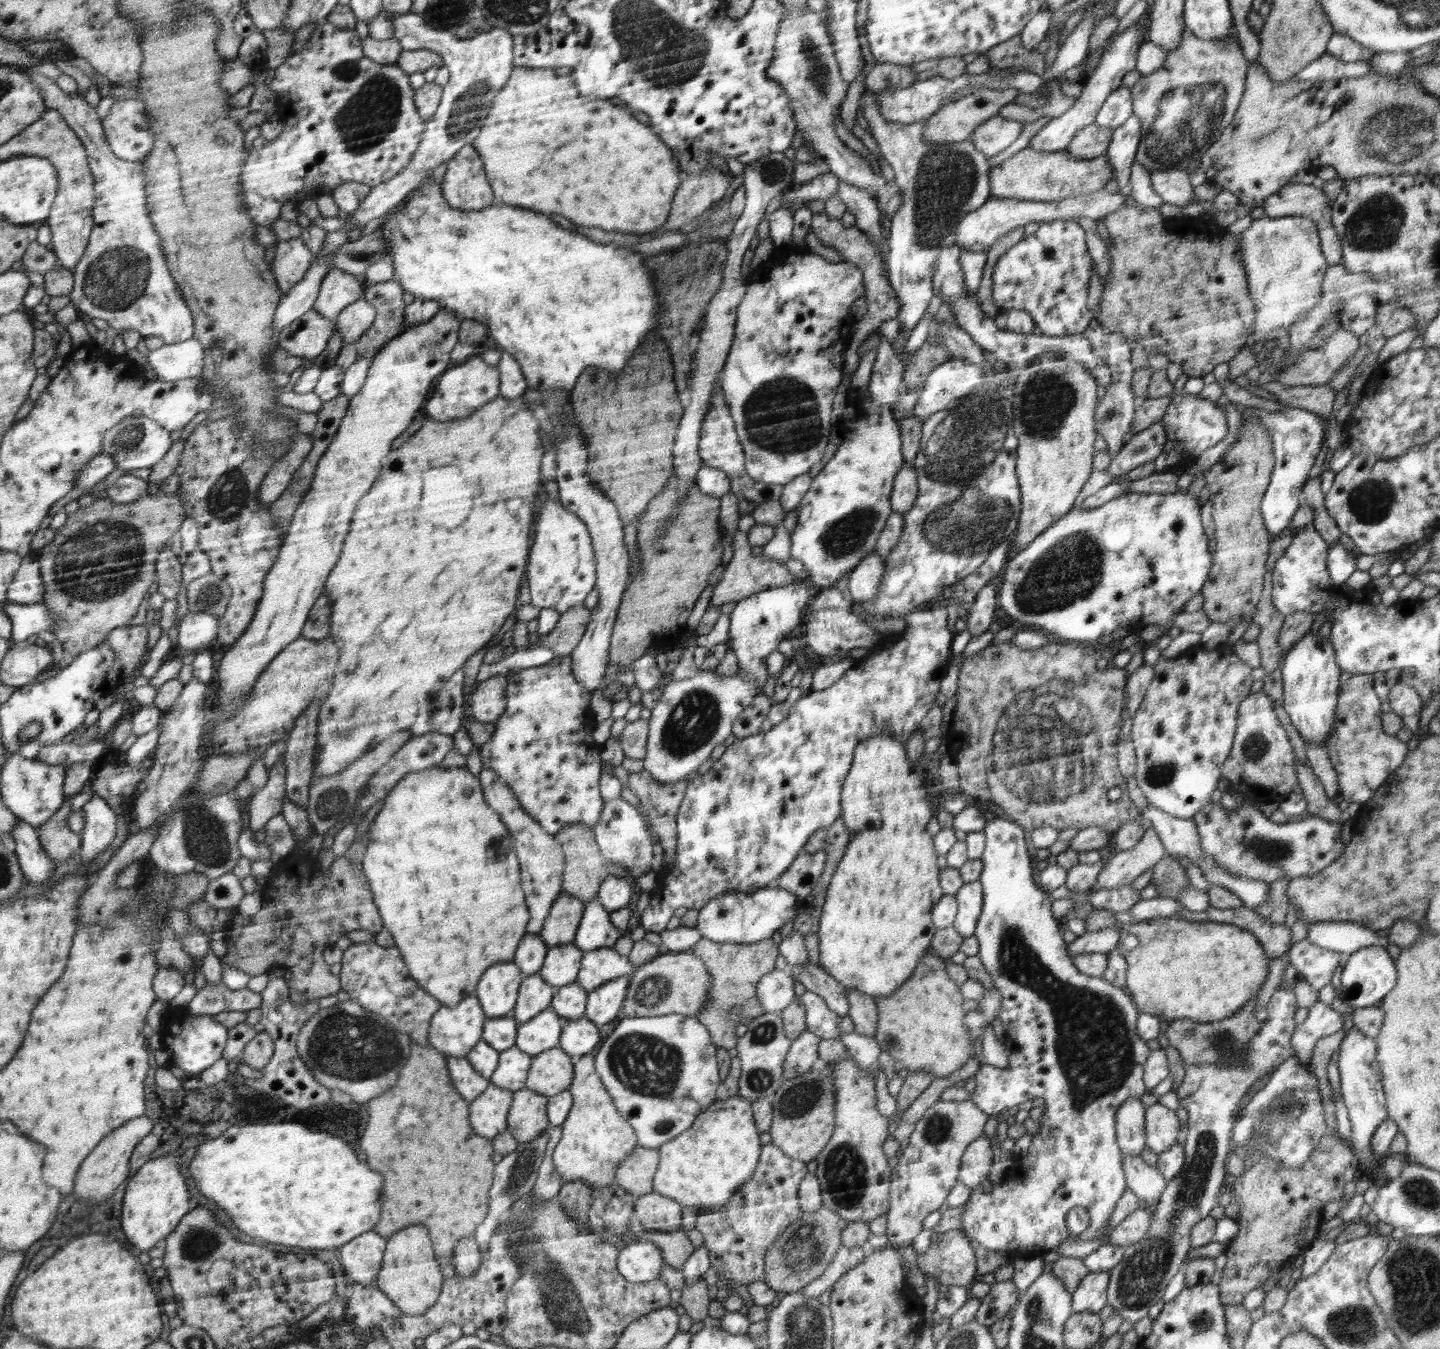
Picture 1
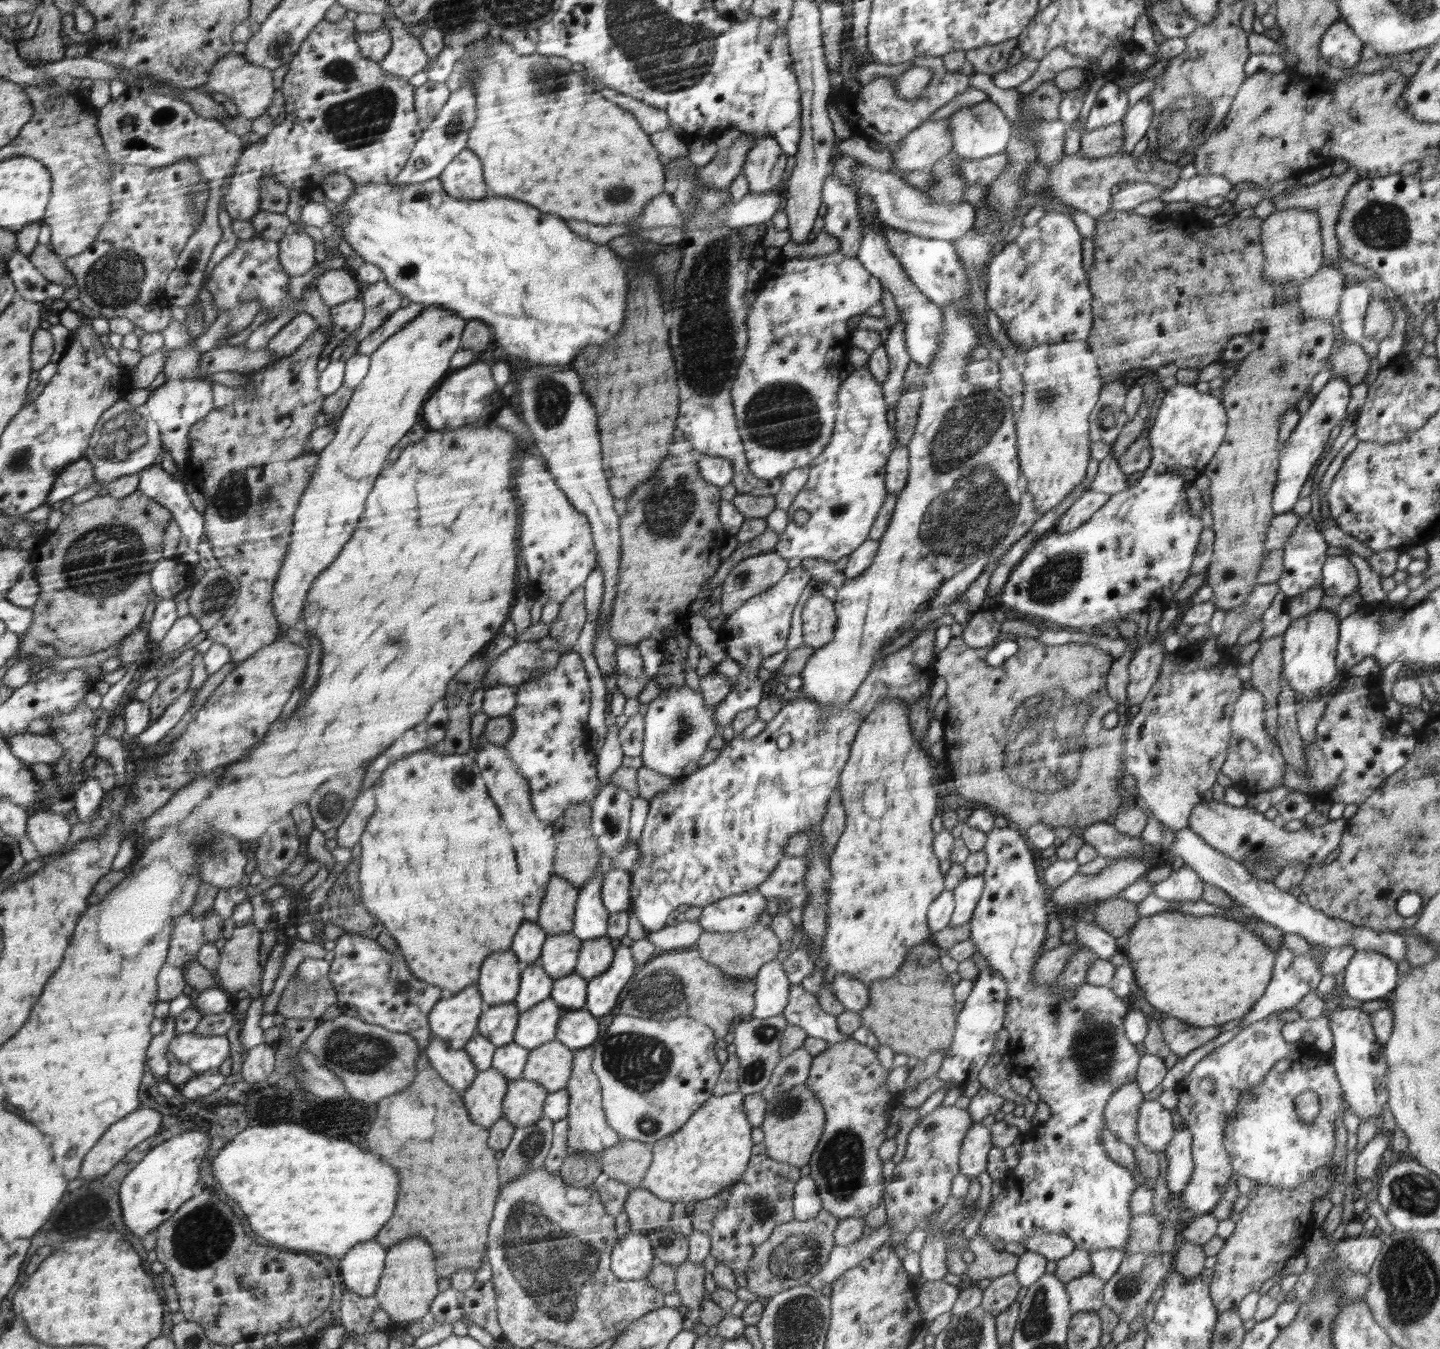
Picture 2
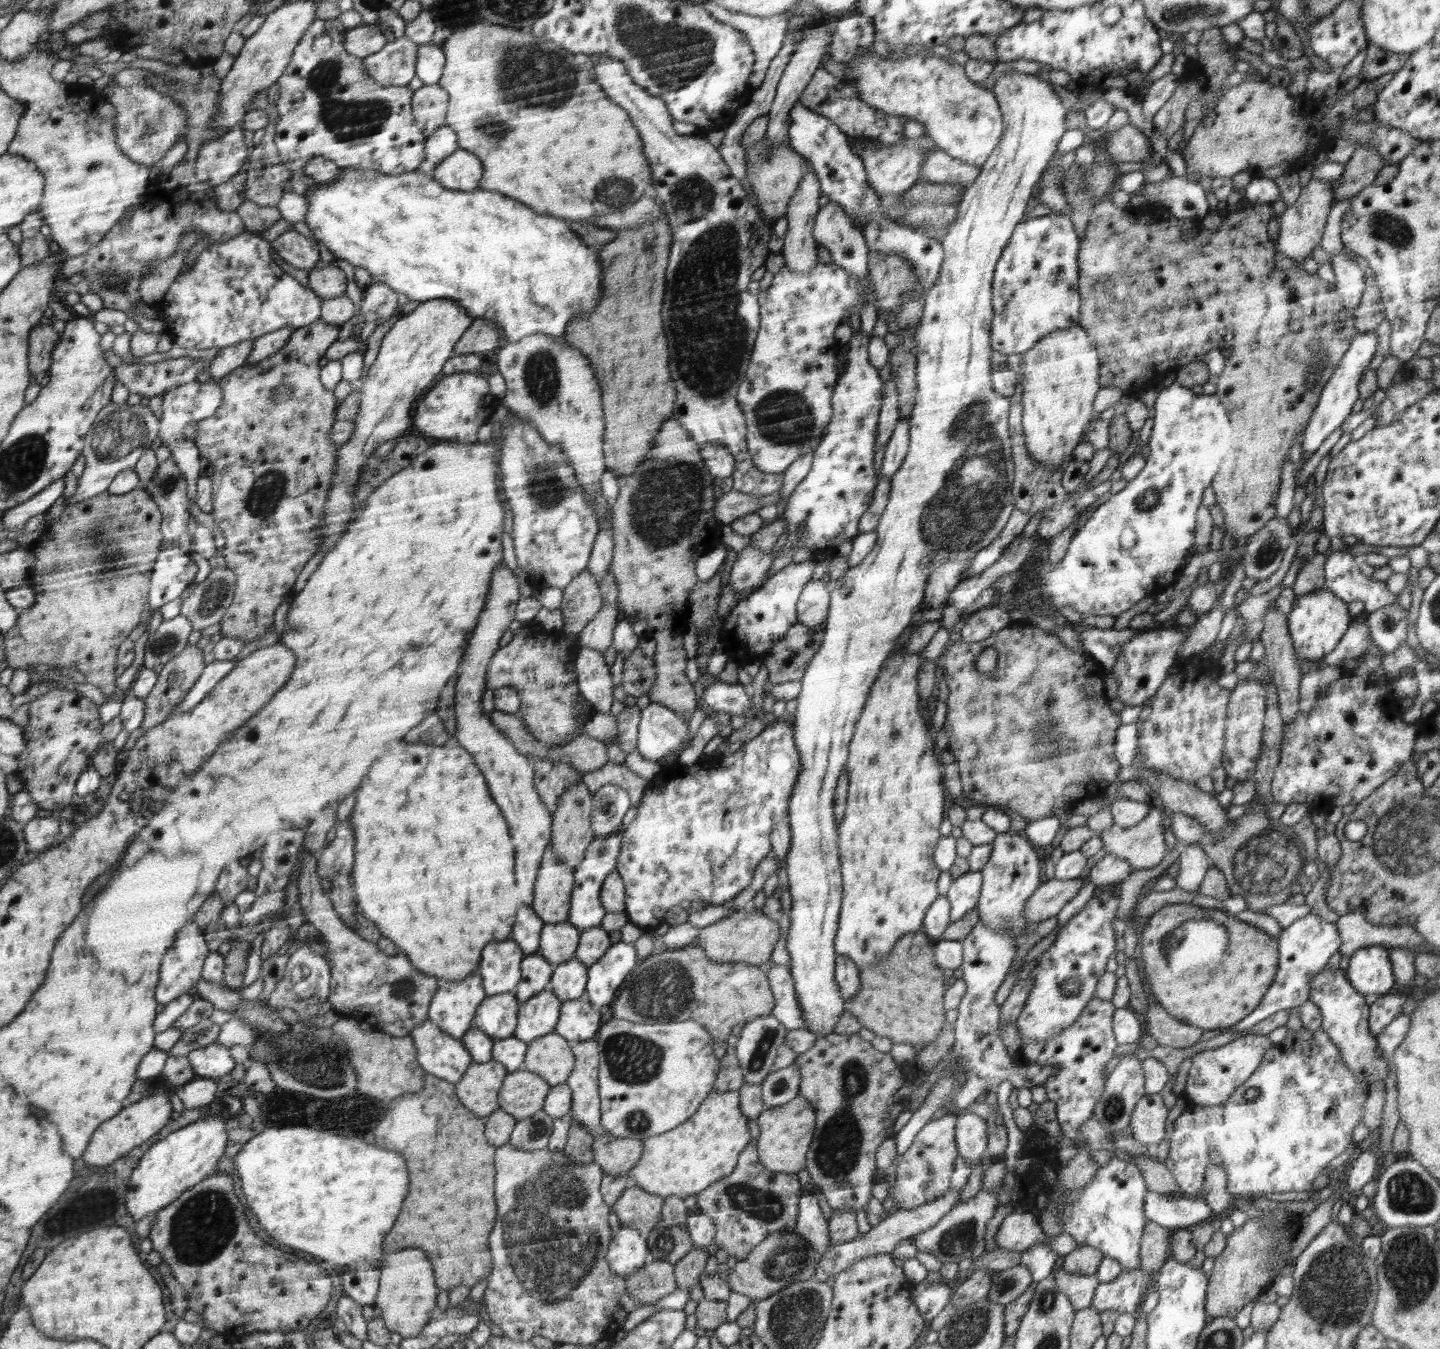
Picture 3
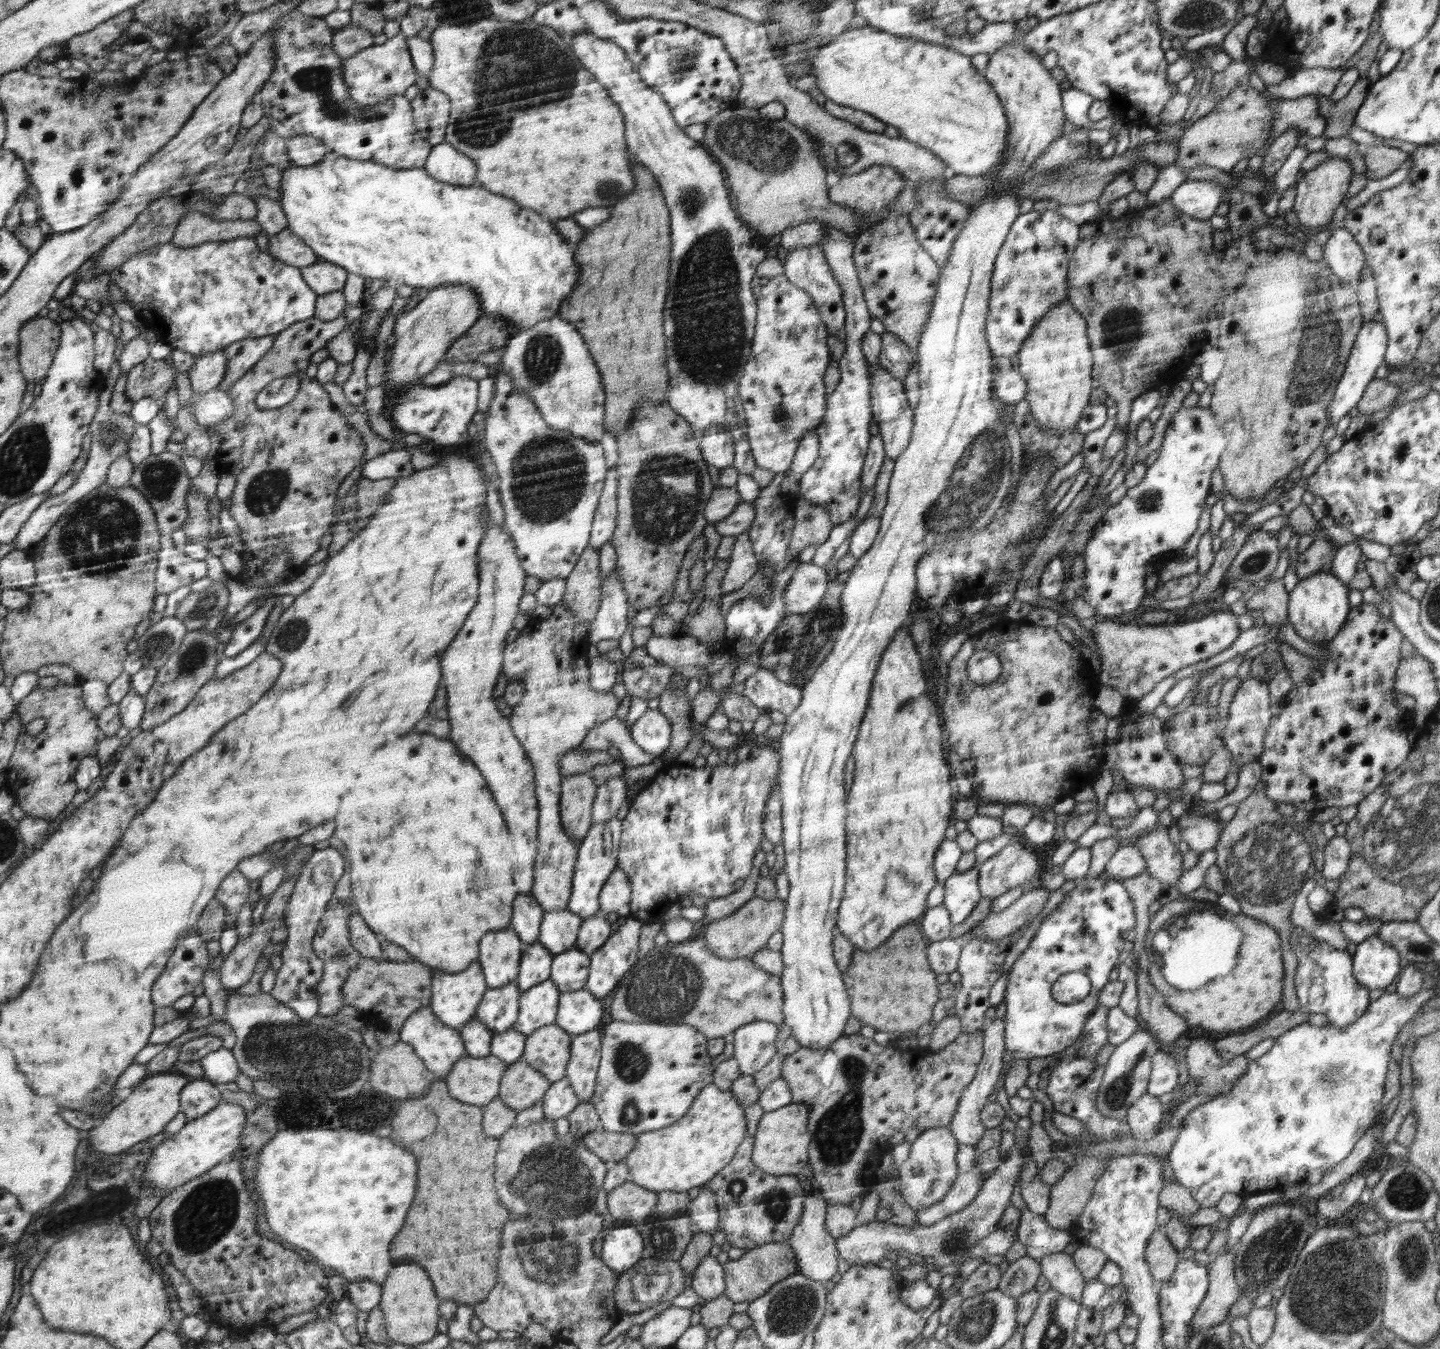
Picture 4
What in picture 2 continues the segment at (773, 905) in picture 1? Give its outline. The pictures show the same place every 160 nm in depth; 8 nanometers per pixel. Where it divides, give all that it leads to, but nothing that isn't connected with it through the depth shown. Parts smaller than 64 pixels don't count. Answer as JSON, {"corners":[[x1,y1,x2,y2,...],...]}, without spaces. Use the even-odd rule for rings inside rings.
{"corners":[[757,890,748,891,703,907,697,923,706,932,732,934,759,922,758,917,766,909,766,897]]}

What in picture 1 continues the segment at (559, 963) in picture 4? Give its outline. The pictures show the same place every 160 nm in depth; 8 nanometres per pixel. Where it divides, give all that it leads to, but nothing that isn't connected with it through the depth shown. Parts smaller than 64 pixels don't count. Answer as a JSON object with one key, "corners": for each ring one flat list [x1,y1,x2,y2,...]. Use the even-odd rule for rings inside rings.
{"corners":[[574,981,565,987,558,987,558,992,552,997,550,1008,553,1008,562,1020,580,1019,585,1014,585,1006,589,993]]}

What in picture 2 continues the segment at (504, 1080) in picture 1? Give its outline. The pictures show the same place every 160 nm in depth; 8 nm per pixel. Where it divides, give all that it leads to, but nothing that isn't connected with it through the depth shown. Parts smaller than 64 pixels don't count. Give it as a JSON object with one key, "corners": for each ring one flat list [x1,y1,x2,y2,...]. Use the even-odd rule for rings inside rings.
{"corners":[[512,1042,504,1047,497,1047,492,1066,506,1076,507,1080,520,1079,524,1077,528,1055,529,1048]]}

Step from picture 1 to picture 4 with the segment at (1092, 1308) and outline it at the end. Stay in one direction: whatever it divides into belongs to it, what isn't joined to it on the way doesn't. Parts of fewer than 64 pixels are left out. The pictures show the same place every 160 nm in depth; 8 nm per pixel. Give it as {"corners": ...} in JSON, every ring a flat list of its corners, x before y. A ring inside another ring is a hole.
{"corners":[[1060,1251,1043,1256,1038,1261,1041,1264,1042,1276,1050,1281,1051,1288,1063,1296,1080,1302,1086,1280,1070,1255]]}

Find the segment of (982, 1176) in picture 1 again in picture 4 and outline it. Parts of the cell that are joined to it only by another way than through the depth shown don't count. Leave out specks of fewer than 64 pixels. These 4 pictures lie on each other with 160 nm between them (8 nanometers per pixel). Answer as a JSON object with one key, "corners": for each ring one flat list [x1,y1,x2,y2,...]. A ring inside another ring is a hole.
{"corners":[[1005,1019,990,1020,984,1031,985,1058,982,1059,976,1078,973,1079,973,1082,969,1084,964,1094,962,1094,957,1112,948,1126,953,1131,953,1135,957,1137,958,1144,967,1144,968,1146,976,1146,988,1130,981,1120,981,1112,987,1106,988,1096,994,1092,1000,1070,1005,1065,1005,1062,1002,1061,1005,1051]]}

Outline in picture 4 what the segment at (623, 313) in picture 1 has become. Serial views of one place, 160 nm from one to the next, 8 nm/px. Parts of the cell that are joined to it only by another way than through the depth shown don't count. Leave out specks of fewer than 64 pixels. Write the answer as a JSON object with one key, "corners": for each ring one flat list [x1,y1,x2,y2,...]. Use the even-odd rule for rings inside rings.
{"corners":[[327,152,319,163,312,166,295,165,291,162,291,165,283,170,283,177,278,190,282,194,280,206,288,221,287,228,310,245,310,248,313,249,320,260,338,264,341,268,346,269,349,274,353,273,371,279,384,278,389,285,395,287,407,284,414,287,414,290,419,288,420,293,426,293,446,283,460,283,469,286,479,296,483,314,511,320,519,326,519,330,528,330,536,323,558,314,560,304,572,294,580,276,576,246,573,246,569,240,562,237,558,230,553,229,552,222,544,220,542,216,536,216,536,212,530,210,530,208,520,210,520,206,516,202,512,202,510,198,498,196,498,194,494,194,494,192,490,192,489,189,482,188,476,183,472,185,453,185,436,180,426,172,425,168,388,168,385,164,377,163,374,160,352,160,335,152]]}

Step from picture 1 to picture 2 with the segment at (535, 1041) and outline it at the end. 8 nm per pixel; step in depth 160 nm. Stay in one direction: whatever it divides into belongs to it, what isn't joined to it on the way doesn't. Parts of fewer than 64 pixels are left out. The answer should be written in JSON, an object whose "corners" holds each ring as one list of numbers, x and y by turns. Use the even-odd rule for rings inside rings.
{"corners":[[546,997,531,1009,526,1009,521,1014,514,1042,535,1049,554,1040,562,1013,562,1008,552,997]]}

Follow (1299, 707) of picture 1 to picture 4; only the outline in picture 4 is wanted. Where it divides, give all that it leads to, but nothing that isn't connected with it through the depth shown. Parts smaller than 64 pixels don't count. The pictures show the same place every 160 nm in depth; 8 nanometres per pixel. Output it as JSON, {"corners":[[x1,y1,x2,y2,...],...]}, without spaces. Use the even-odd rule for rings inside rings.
{"corners":[[1331,570,1318,571,1299,580,1292,592,1289,592,1287,618,1296,634,1307,641,1318,644,1320,641,1332,640,1348,616,1349,587,1346,586]]}

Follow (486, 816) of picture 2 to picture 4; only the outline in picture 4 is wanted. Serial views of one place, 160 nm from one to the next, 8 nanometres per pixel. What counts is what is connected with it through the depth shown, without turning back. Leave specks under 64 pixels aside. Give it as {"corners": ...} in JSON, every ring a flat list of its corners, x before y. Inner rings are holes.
{"corners":[[410,732,410,736,402,736,396,742,386,744,386,748,380,748,378,752,374,752,374,756,370,758,370,764,366,766,366,772,358,776,358,784,352,790,354,798,346,798,346,802,352,800,352,808,346,808,346,812,342,814,338,812,338,820,334,820,336,825,333,834,344,842,348,852,346,860,350,862,351,900,359,915,381,939,401,946,415,961,434,971,440,969,449,973,462,972,470,964,478,961,478,942,486,932,510,927,514,910,512,904,518,894,512,882,512,864,506,860,506,854,504,854,504,838,510,834,510,824,505,822,506,812,501,812,502,804,498,804,500,808,496,806,493,792,490,792,484,784,484,774,480,774,477,765,472,764,472,760,468,758,449,739,440,740,436,736]]}

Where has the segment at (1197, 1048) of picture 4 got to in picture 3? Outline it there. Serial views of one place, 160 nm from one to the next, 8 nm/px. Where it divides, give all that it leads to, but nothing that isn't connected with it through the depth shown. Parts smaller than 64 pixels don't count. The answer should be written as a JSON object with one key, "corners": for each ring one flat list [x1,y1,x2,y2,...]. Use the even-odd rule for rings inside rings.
{"corners":[[1242,1035,1238,1039,1213,1050,1201,1051,1192,1057,1185,1096,1196,1107,1216,1106,1226,1102,1230,1095,1258,1068,1263,1054,1274,1044,1266,1035]]}

